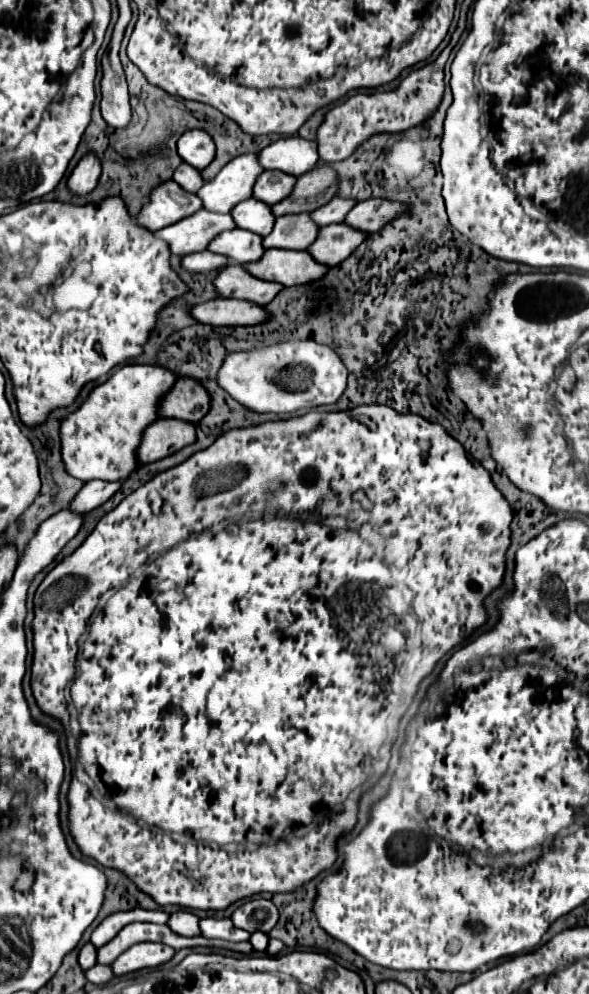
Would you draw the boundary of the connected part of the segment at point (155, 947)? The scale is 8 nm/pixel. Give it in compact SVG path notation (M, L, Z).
M137 943L125 953L121 953L115 963L111 965L115 975L127 975L139 969L149 969L149 967L159 967L175 955L175 949L163 945L163 943Z

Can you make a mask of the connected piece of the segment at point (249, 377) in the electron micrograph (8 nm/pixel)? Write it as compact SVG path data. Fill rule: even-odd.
M287 341L249 353L227 355L217 381L227 393L257 413L291 413L303 407L335 403L347 387L347 369L339 355L315 341Z

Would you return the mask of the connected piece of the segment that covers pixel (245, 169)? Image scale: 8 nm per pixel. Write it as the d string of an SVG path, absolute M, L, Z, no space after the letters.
M255 153L239 155L231 159L231 163L227 163L213 181L207 181L197 195L207 211L231 213L239 201L251 197L253 185L261 173L263 167Z

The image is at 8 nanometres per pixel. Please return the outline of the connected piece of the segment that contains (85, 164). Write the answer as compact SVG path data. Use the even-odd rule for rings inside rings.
M87 153L79 163L77 167L73 169L67 185L69 189L75 193L75 195L85 195L89 193L95 185L97 185L97 179L101 175L101 161L95 153Z

